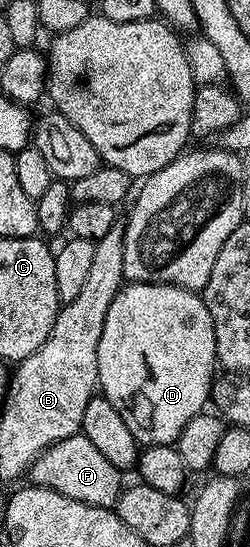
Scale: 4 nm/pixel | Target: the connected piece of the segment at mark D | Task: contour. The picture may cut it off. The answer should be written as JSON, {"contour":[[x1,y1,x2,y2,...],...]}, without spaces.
{"contour":[[128,282,113,297,113,305,109,305,109,313,105,313,105,329,101,329,101,341,97,345,97,369,99,370,99,387,102,398,107,399,113,409,129,425,129,429,139,440,140,444,152,443,174,444,178,440,181,429,193,421,193,417,204,414,207,398,211,395,211,378,217,372,217,360,215,357,215,330,213,329,213,317,209,309,203,304,202,298,196,292,187,291,184,287,174,287,172,283,132,283]]}

